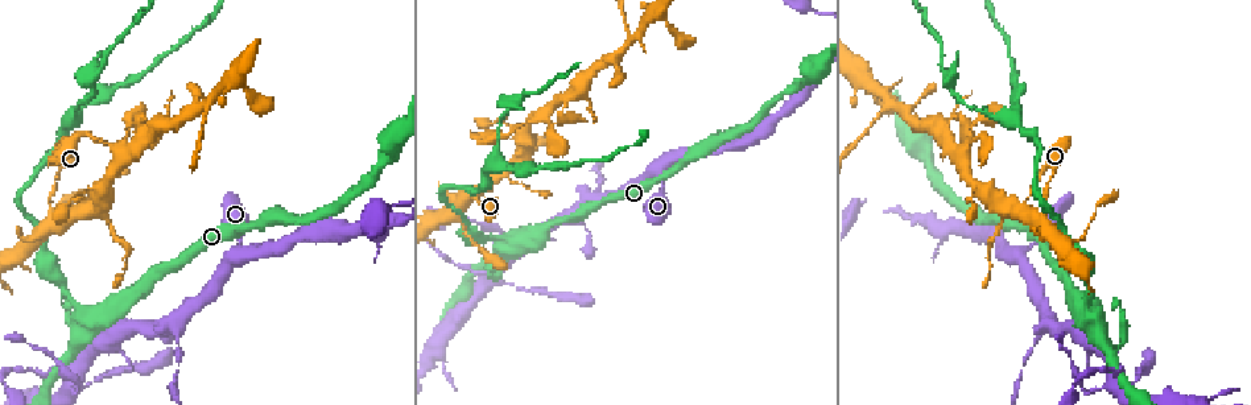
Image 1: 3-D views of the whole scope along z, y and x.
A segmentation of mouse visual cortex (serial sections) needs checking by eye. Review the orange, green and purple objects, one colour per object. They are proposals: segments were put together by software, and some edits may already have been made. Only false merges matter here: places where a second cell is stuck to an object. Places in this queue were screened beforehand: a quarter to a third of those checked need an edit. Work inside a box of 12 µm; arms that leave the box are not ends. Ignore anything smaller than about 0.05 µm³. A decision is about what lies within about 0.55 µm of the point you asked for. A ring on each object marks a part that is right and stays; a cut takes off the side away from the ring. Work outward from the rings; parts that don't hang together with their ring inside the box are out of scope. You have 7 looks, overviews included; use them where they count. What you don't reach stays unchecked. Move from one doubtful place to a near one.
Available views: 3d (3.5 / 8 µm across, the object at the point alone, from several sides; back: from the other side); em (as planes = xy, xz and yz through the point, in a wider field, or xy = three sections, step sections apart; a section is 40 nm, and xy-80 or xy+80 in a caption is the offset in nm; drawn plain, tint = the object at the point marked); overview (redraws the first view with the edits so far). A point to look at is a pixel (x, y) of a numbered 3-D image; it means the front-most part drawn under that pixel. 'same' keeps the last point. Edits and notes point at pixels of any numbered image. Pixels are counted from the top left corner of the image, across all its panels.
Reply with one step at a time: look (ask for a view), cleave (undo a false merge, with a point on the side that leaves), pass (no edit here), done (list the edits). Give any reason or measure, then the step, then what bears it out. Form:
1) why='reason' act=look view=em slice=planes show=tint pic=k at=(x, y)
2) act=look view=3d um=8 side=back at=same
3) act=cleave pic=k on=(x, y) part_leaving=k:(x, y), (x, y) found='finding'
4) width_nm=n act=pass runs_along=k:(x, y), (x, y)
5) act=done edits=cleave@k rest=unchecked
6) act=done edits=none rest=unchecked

why='abrupt turn' act=look view=3d um=3.5 pic=1 at=(78, 388)

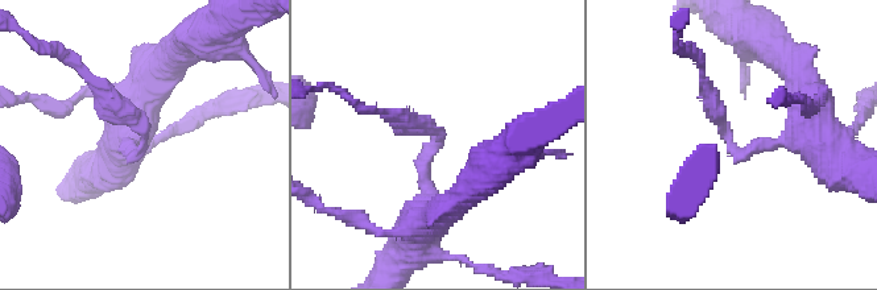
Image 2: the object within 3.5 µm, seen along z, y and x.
arm_widths_nm=200,200 why='now the EM' act=look view=em slice=xy step=2 show=tint pic=2 at=(731, 143)

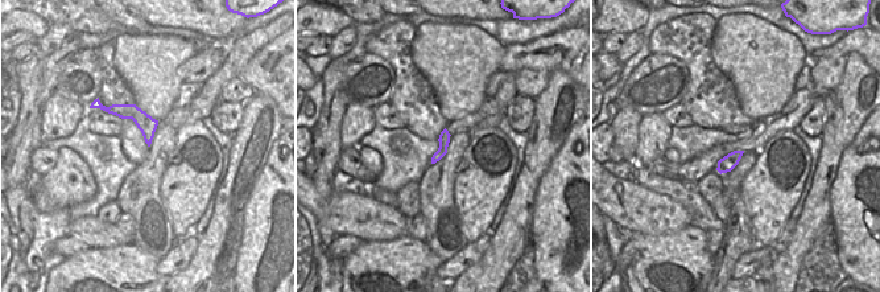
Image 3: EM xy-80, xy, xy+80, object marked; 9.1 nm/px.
act=look view=em slice=xy step=3 show=tint at=same

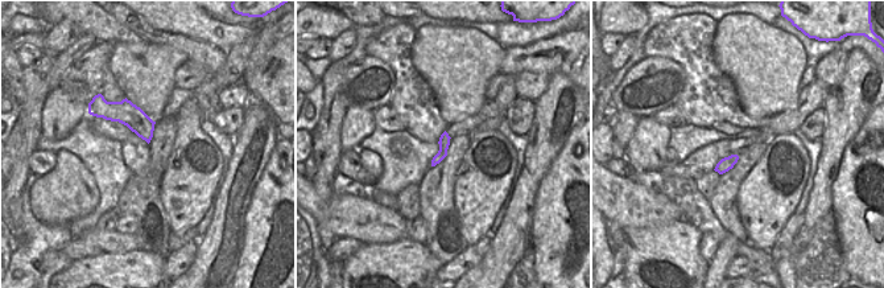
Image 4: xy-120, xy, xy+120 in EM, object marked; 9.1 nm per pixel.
act=pass runs_along=2:(426, 218), (426, 150), (438, 131), (385, 114) found='all the same cell'

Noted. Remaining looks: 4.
why='thin neck' act=look view=3d um=3.5 pic=1 at=(599, 182)

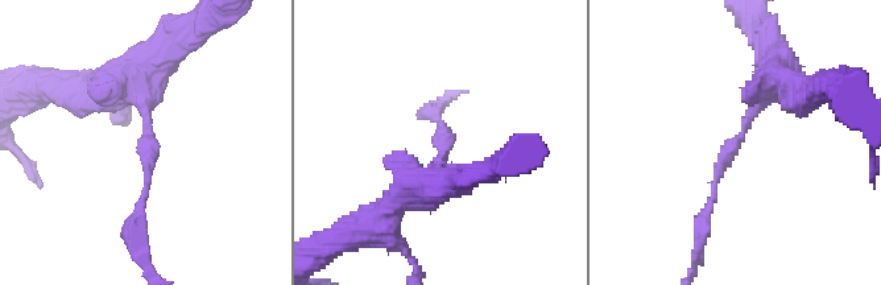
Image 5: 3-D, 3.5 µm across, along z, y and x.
arm_widths_nm=100,450 act=look view=em slice=xy step=3 show=tint pic=5 at=(447, 150)

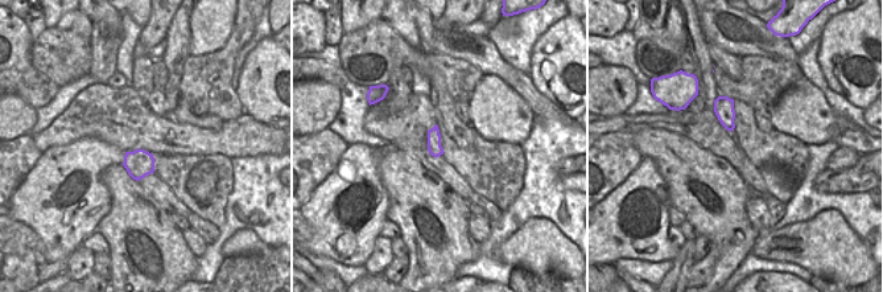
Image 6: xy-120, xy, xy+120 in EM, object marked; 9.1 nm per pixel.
act=look view=em slice=xy step=5 show=tint at=same

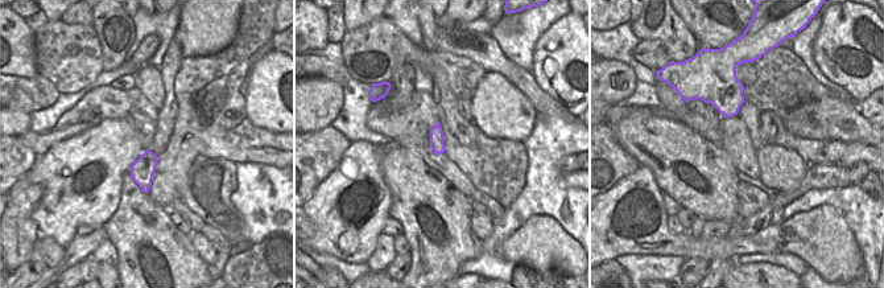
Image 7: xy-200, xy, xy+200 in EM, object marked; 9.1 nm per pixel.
act=pass runs_along=5:(773, 62), (708, 209) found='continuous, no second cell'

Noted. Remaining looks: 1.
act=done edits=none rest=unchecked

